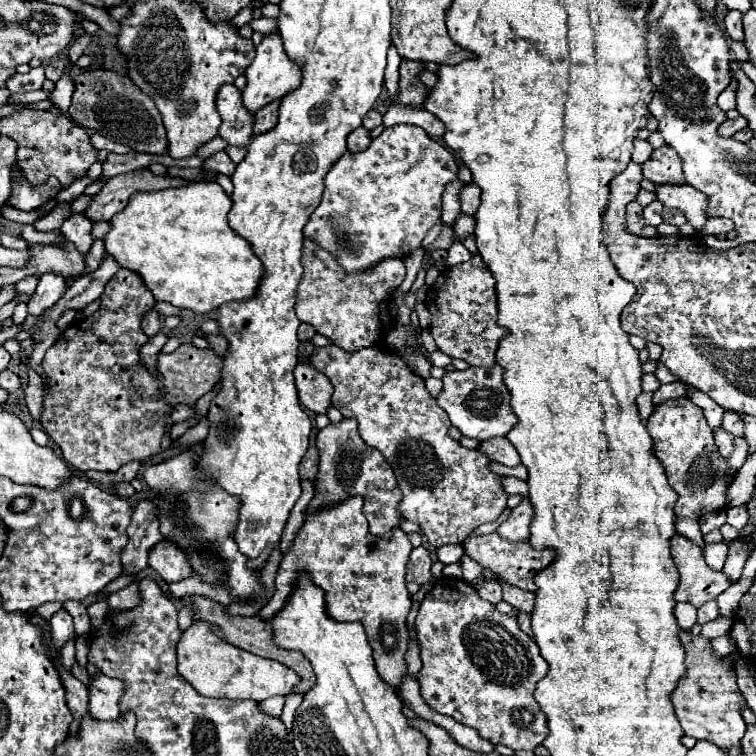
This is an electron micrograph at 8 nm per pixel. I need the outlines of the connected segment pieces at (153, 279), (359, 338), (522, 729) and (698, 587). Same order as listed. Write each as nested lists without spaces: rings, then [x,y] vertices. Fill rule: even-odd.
[[[189,182],[187,186],[181,188],[169,188],[169,190],[159,190],[159,192],[135,192],[127,204],[127,208],[123,208],[121,212],[117,212],[109,222],[111,222],[111,230],[103,236],[105,242],[105,252],[109,256],[115,258],[115,262],[121,268],[127,268],[131,272],[137,272],[141,276],[141,280],[145,282],[145,286],[151,290],[151,294],[155,296],[157,302],[169,302],[177,308],[187,308],[199,314],[211,312],[215,308],[219,308],[225,302],[231,300],[249,300],[251,294],[255,294],[261,276],[263,276],[263,266],[259,262],[259,258],[253,254],[251,246],[247,246],[247,242],[243,242],[243,238],[239,238],[229,226],[227,226],[227,210],[231,210],[231,198],[223,192],[223,188],[217,182]]]
[[[313,240],[303,242],[303,276],[297,286],[295,312],[301,322],[311,324],[317,334],[327,336],[335,346],[347,352],[357,352],[369,346],[385,346],[385,336],[395,326],[391,316],[391,290],[405,278],[401,258],[383,258],[369,270],[345,272],[333,254],[323,250]]]
[[[443,576],[421,602],[415,628],[423,660],[419,686],[429,708],[451,716],[459,724],[475,728],[479,736],[491,744],[503,744],[513,750],[535,750],[543,744],[549,734],[547,716],[535,702],[533,690],[547,674],[547,662],[541,658],[539,646],[519,628],[515,616],[501,614],[493,608],[493,604],[483,602],[465,580]]]
[[[675,534],[671,538],[671,554],[681,576],[675,590],[675,602],[689,602],[695,608],[701,608],[707,600],[717,598],[731,586],[723,572],[715,572],[705,564],[701,548],[685,536]]]

